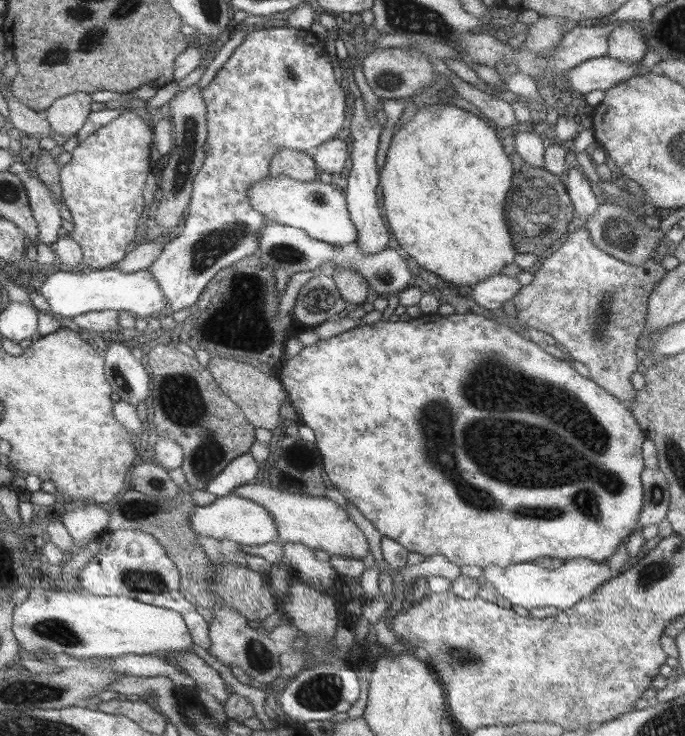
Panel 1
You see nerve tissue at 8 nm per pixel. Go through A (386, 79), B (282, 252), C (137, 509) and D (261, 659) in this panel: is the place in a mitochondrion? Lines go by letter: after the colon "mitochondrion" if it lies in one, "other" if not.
A: mitochondrion
B: mitochondrion
C: mitochondrion
D: mitochondrion

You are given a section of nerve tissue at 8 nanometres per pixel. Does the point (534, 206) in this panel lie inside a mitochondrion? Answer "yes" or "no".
yes

